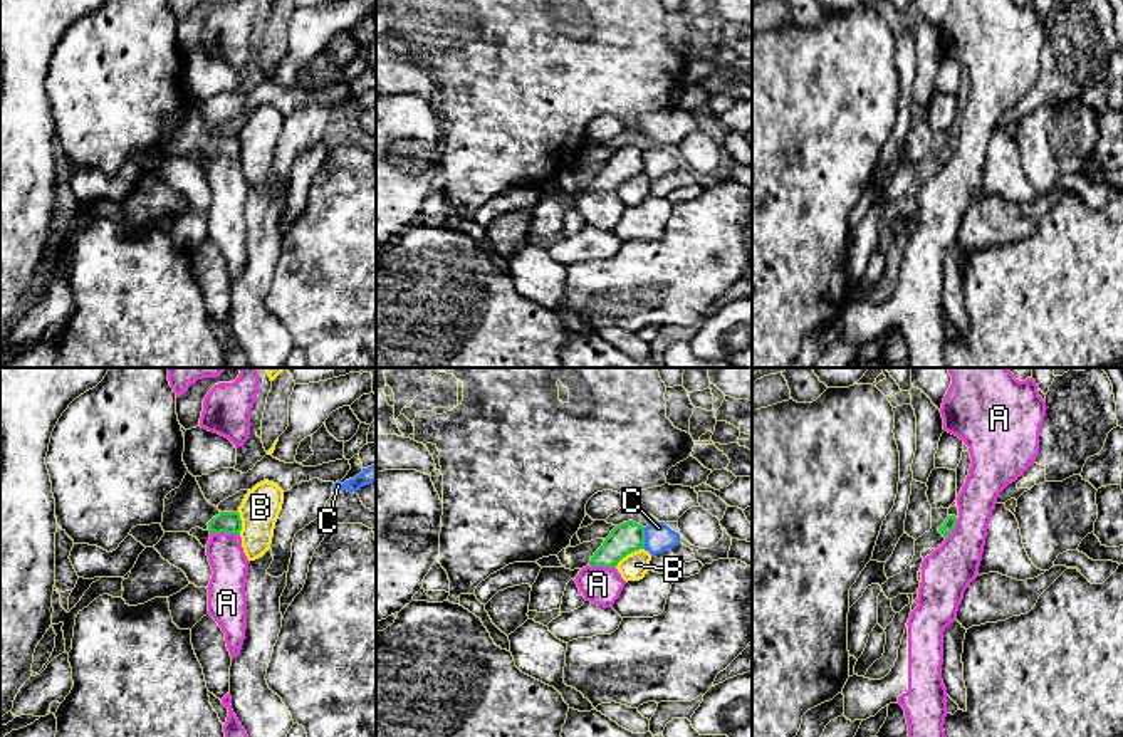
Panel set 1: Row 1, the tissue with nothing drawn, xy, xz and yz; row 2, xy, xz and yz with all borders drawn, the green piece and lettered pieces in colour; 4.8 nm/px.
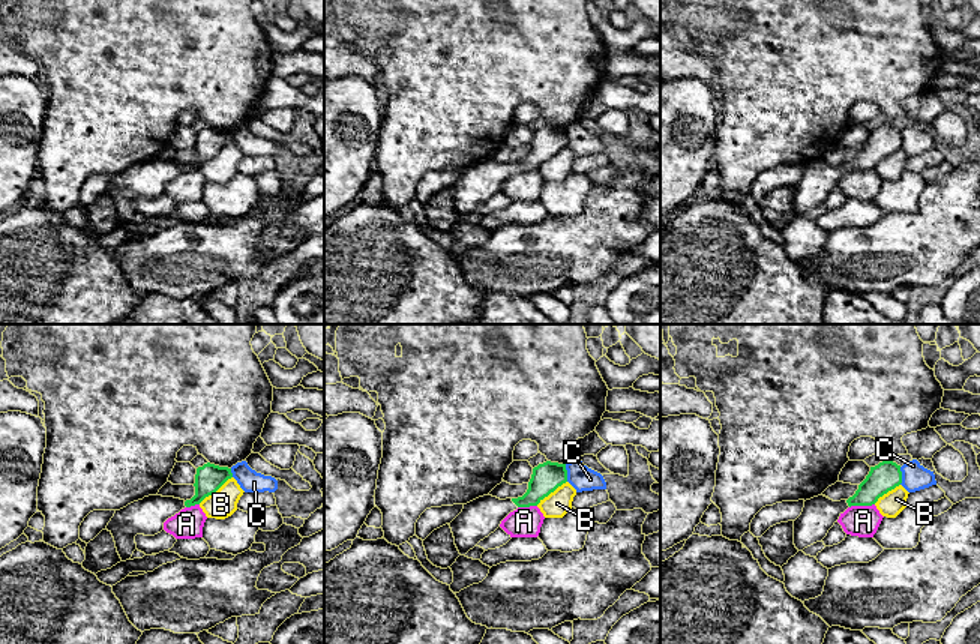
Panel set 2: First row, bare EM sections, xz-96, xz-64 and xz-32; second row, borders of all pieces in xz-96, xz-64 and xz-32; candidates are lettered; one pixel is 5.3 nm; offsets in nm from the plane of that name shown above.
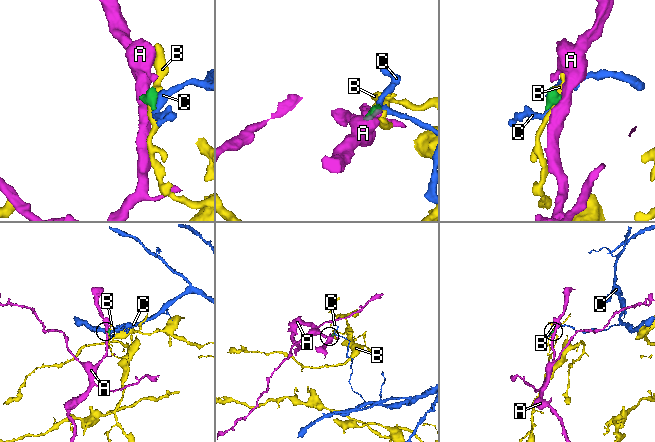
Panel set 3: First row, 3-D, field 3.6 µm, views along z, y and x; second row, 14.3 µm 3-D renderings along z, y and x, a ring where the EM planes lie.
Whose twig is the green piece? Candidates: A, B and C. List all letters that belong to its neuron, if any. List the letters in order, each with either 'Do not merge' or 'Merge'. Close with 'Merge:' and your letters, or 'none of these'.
A: Do not merge
B: Do not merge
C: Do not merge
Merge: none of these

